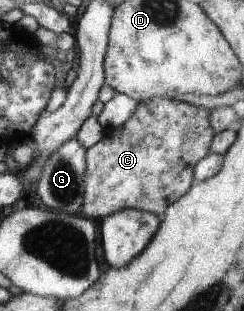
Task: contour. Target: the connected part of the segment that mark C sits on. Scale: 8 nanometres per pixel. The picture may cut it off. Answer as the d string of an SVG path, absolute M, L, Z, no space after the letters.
M173 95L150 97L138 101L135 110L117 128L104 130L103 138L86 148L83 175L83 198L79 214L92 221L121 209L137 209L159 216L193 184L195 164L209 152L214 130L208 121L210 109L173 98Z

